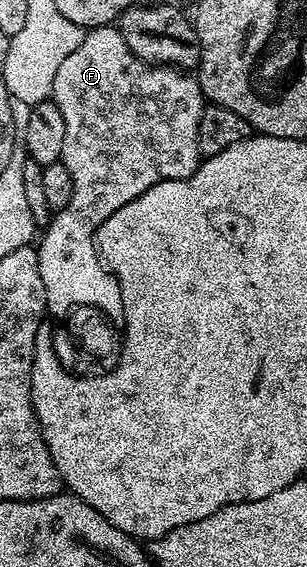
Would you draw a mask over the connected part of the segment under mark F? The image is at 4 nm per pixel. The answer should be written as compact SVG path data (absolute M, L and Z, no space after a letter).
M100 25L97 29L87 30L82 43L78 43L78 47L74 47L74 51L70 51L70 55L66 55L62 67L58 67L58 75L54 75L52 84L51 100L55 101L58 111L62 111L62 119L68 121L68 143L62 147L62 160L66 171L70 171L70 179L74 183L74 195L70 195L70 203L66 203L66 207L55 210L51 214L50 220L43 230L44 238L42 238L42 233L39 238L40 245L38 241L36 249L38 271L42 275L42 287L46 287L46 309L49 314L63 312L68 308L69 302L90 301L95 302L96 305L103 305L109 313L117 315L120 314L120 300L117 291L115 291L115 285L112 285L112 282L107 282L103 278L103 274L100 274L100 270L106 265L95 242L96 233L102 227L102 223L106 223L106 219L110 219L110 215L114 215L114 211L118 211L118 207L126 207L126 203L130 203L130 199L138 199L138 195L150 191L150 187L163 181L186 179L198 168L202 160L198 147L198 119L206 104L204 92L200 89L199 80L187 72L174 69L171 65L150 65L146 61L139 61L130 51L130 47L126 47L126 39L122 39L119 28L112 25Z

